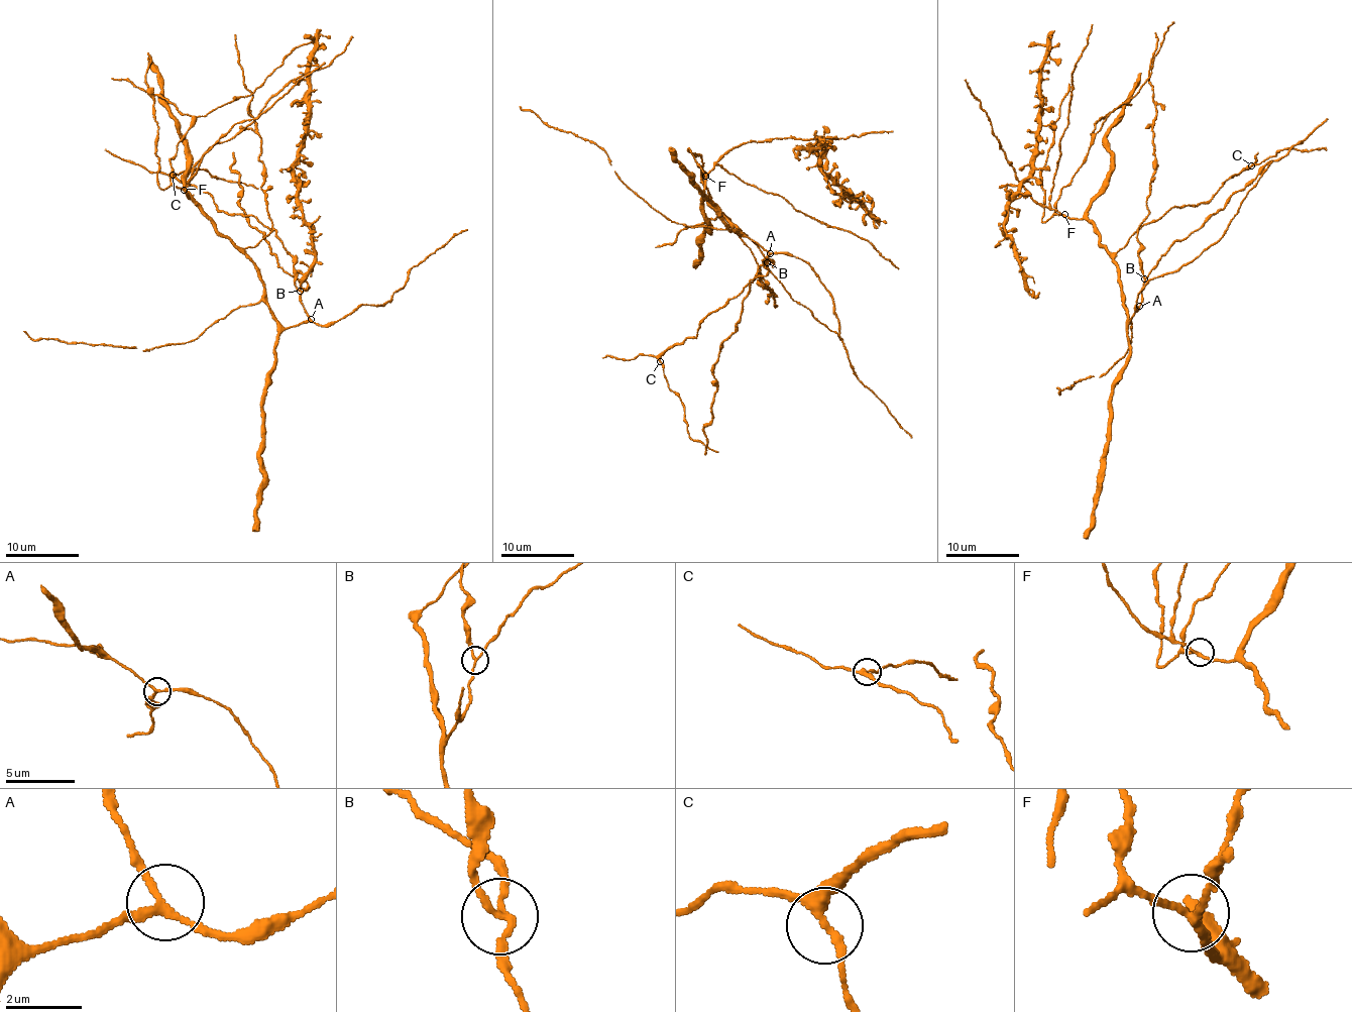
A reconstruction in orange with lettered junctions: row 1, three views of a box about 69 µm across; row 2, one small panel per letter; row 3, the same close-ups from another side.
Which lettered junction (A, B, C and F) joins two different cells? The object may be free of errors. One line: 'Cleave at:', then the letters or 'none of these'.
Cleave at: B

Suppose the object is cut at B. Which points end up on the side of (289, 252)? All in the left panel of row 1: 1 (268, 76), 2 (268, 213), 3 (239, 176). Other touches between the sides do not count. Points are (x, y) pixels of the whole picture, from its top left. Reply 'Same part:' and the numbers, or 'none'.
Same part: 2

